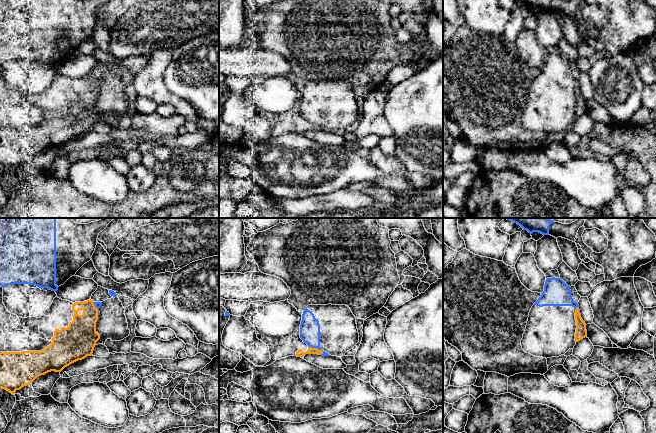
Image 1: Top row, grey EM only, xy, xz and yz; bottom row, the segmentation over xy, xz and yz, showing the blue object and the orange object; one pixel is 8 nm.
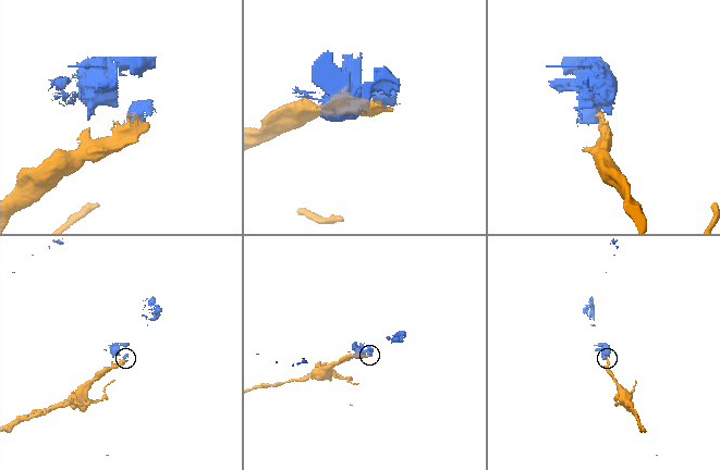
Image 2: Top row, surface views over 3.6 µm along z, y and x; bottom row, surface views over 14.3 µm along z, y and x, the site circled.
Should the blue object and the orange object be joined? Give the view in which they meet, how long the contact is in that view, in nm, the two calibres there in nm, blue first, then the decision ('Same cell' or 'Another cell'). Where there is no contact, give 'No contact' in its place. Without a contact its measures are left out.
Touches blue in xz. Shared border 140 nm. Thickness 160 nm (blue) against 60 nm. Another cell

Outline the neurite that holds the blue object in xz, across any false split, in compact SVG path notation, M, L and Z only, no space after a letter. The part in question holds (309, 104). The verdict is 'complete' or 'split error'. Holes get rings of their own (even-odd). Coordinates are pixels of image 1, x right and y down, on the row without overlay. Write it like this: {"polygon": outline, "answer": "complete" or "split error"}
{"polygon": "M308 81L302 90L300 114L309 123L322 126L322 132L342 133L359 118L356 94L346 81Z", "answer": "split error"}

